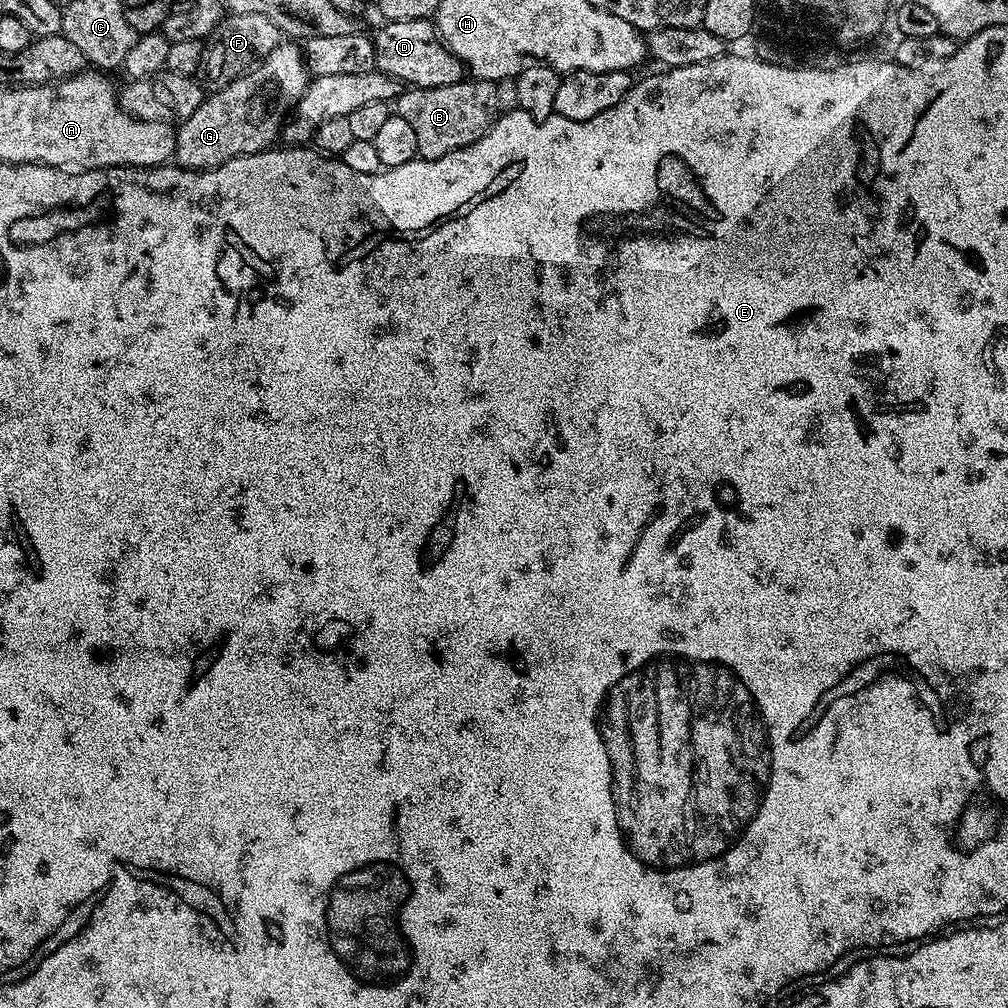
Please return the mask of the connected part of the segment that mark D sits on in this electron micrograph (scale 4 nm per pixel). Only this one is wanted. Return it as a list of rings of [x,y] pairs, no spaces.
[[[432,20],[418,22],[384,22],[374,32],[376,71],[393,76],[401,85],[414,88],[450,86],[465,79],[466,69],[440,39]]]

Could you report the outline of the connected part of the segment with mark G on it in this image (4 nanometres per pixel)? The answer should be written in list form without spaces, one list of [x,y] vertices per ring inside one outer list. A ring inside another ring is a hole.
[[[281,42],[255,68],[226,87],[205,95],[202,106],[181,120],[176,133],[174,160],[191,172],[207,172],[239,156],[253,156],[277,143],[286,117],[302,98],[310,79],[301,45]]]

